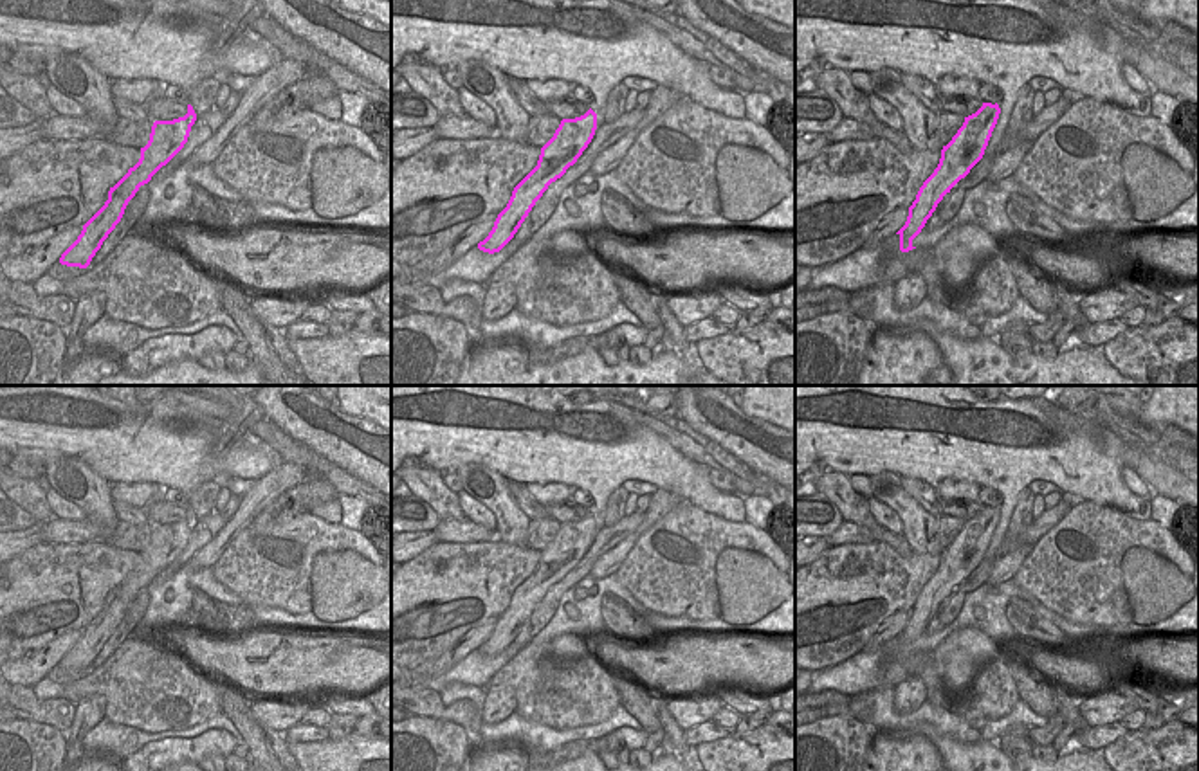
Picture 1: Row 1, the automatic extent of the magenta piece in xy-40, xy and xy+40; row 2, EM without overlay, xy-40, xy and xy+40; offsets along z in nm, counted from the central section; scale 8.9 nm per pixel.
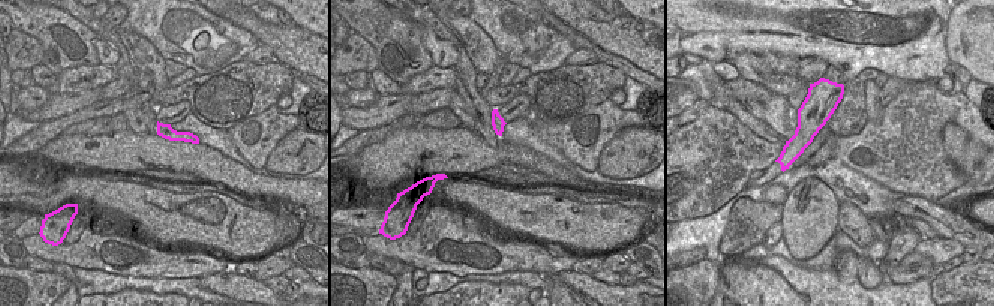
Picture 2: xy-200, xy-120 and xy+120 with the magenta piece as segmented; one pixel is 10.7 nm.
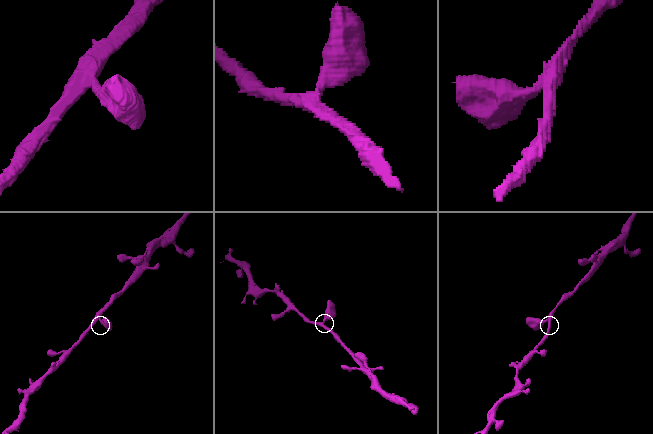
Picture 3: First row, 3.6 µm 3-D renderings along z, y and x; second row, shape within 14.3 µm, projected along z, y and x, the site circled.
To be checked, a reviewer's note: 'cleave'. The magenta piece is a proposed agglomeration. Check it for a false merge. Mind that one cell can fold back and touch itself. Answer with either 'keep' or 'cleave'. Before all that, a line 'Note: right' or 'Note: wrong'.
Note: wrong
keep

